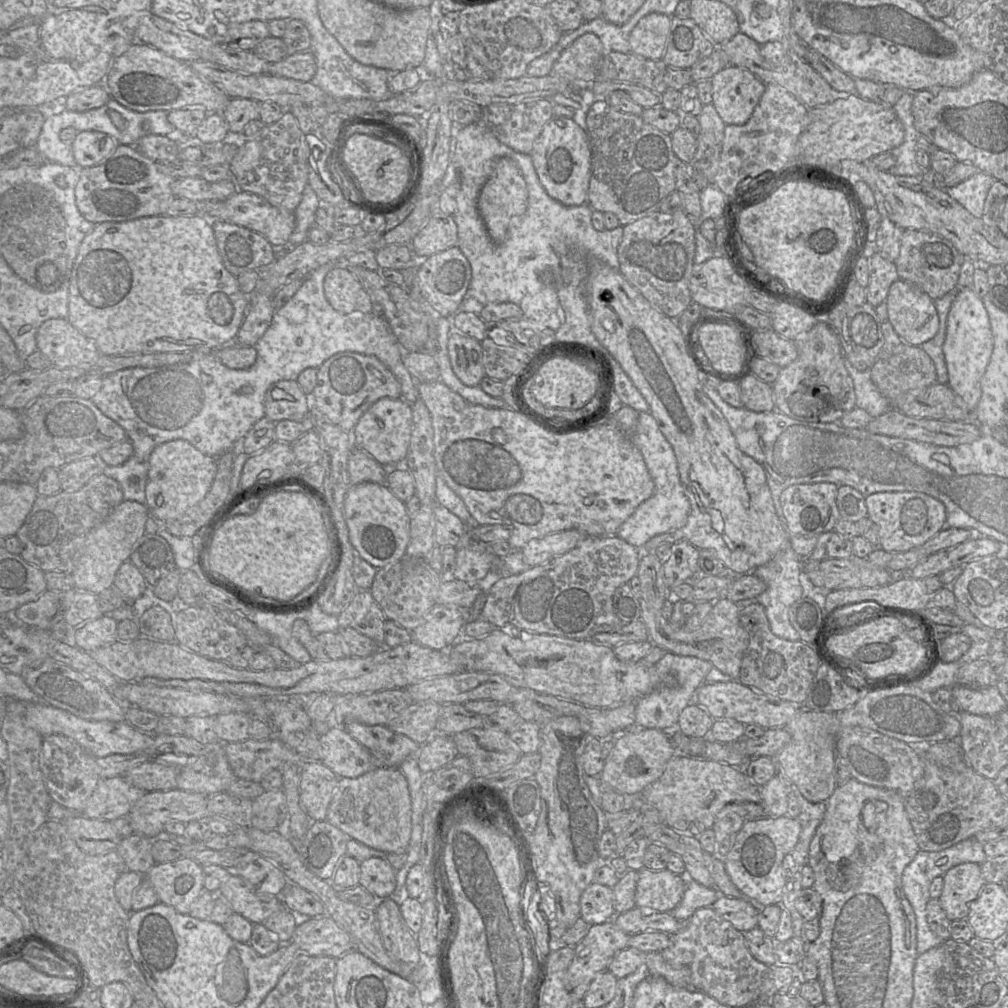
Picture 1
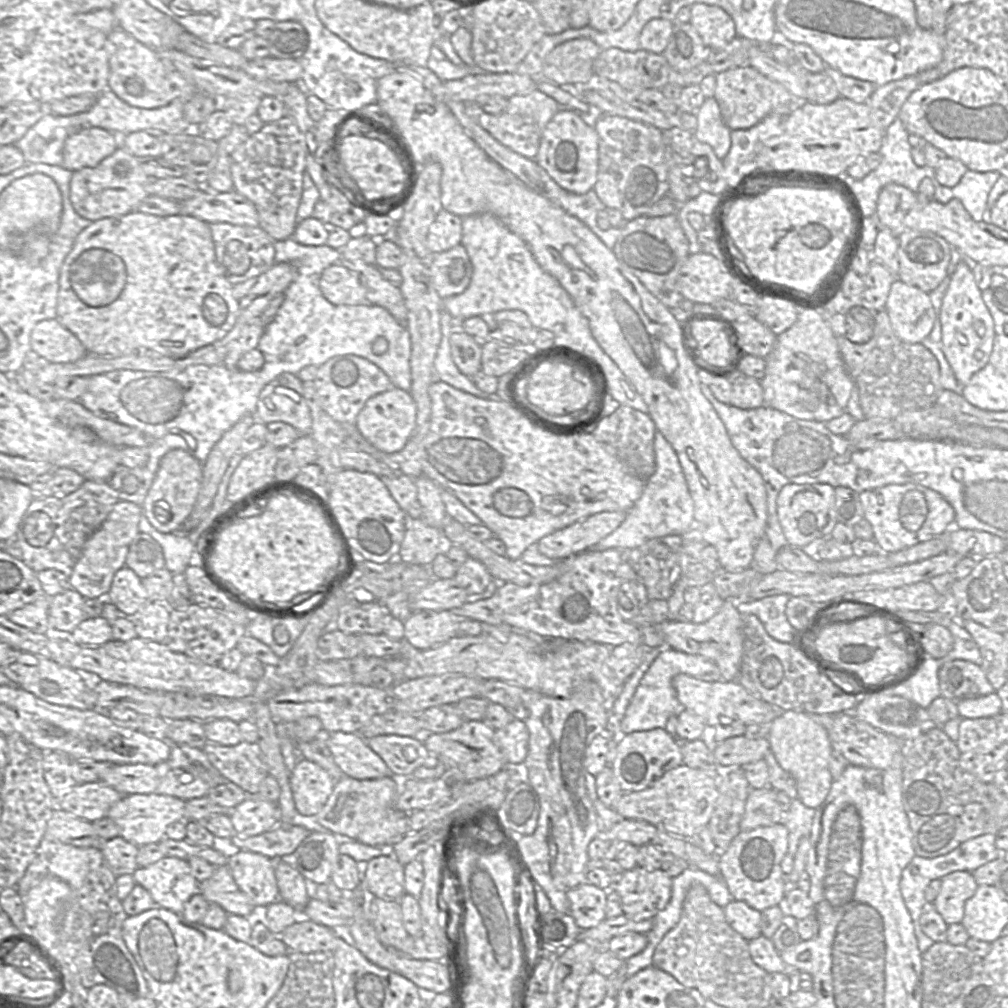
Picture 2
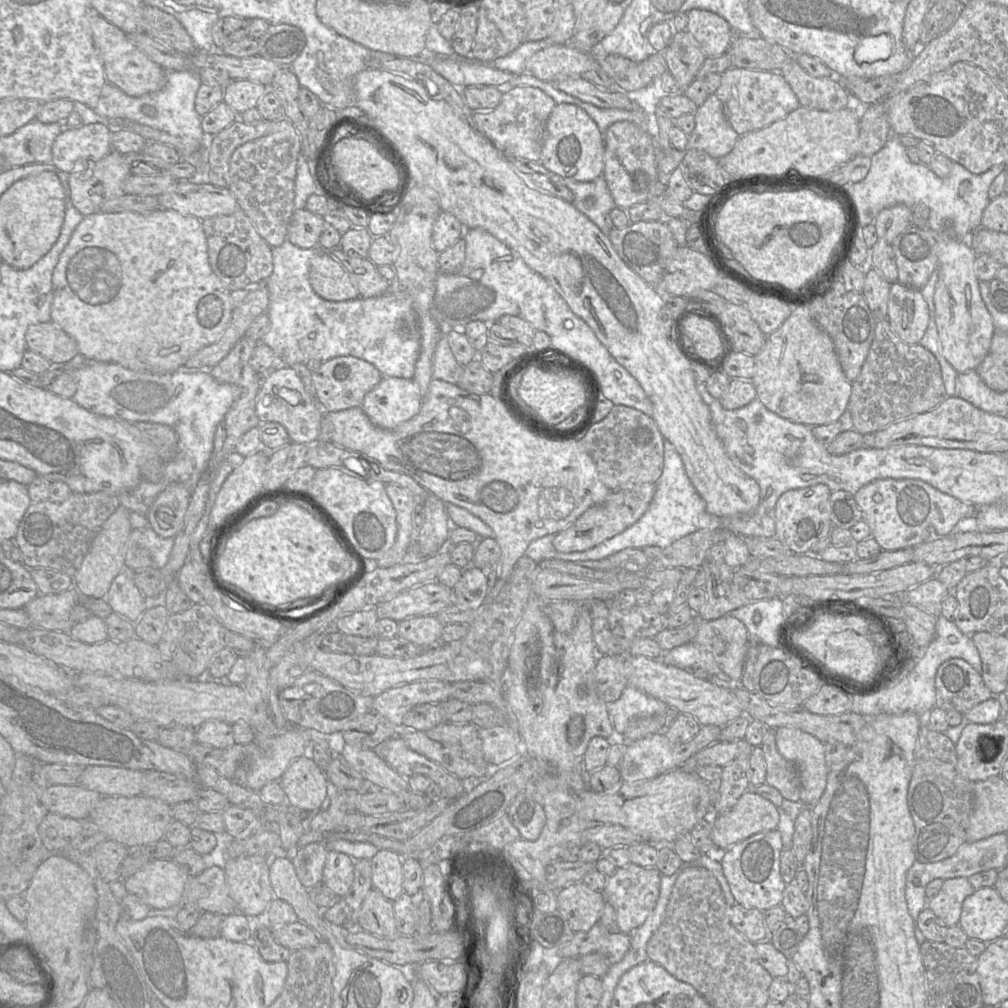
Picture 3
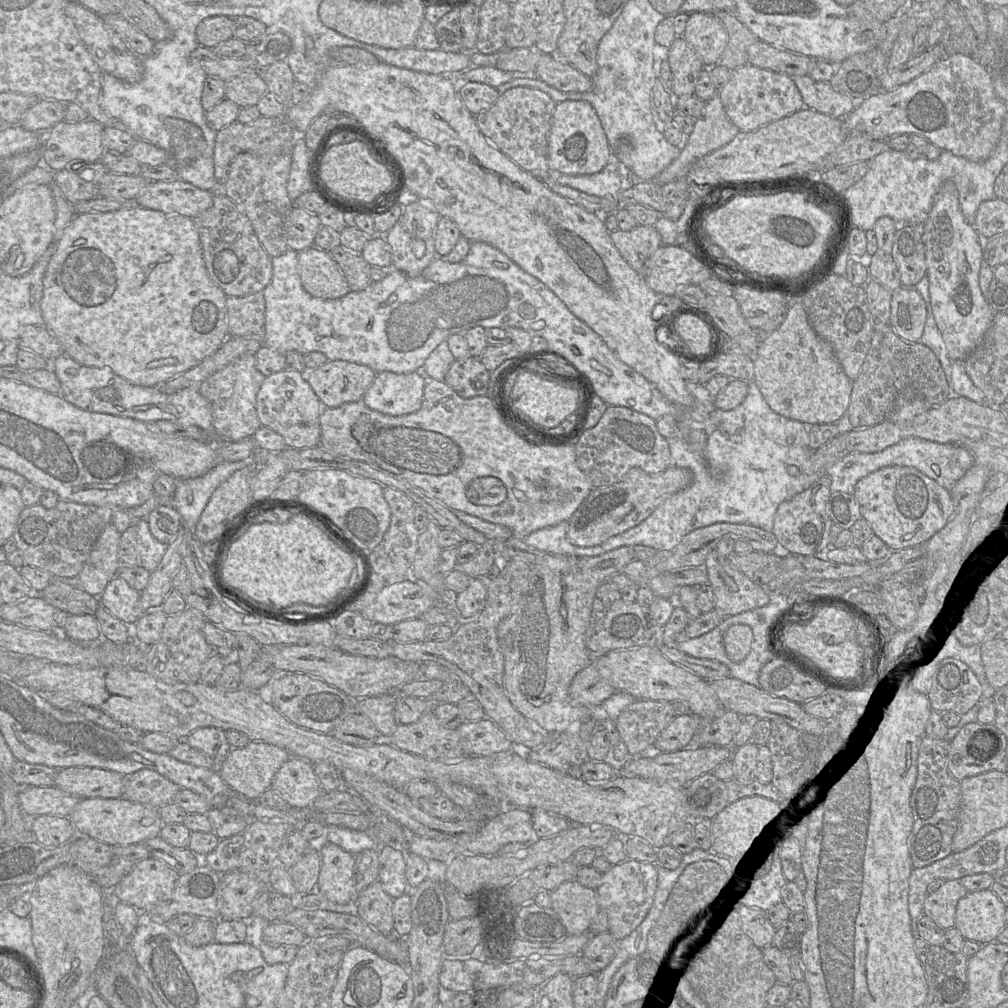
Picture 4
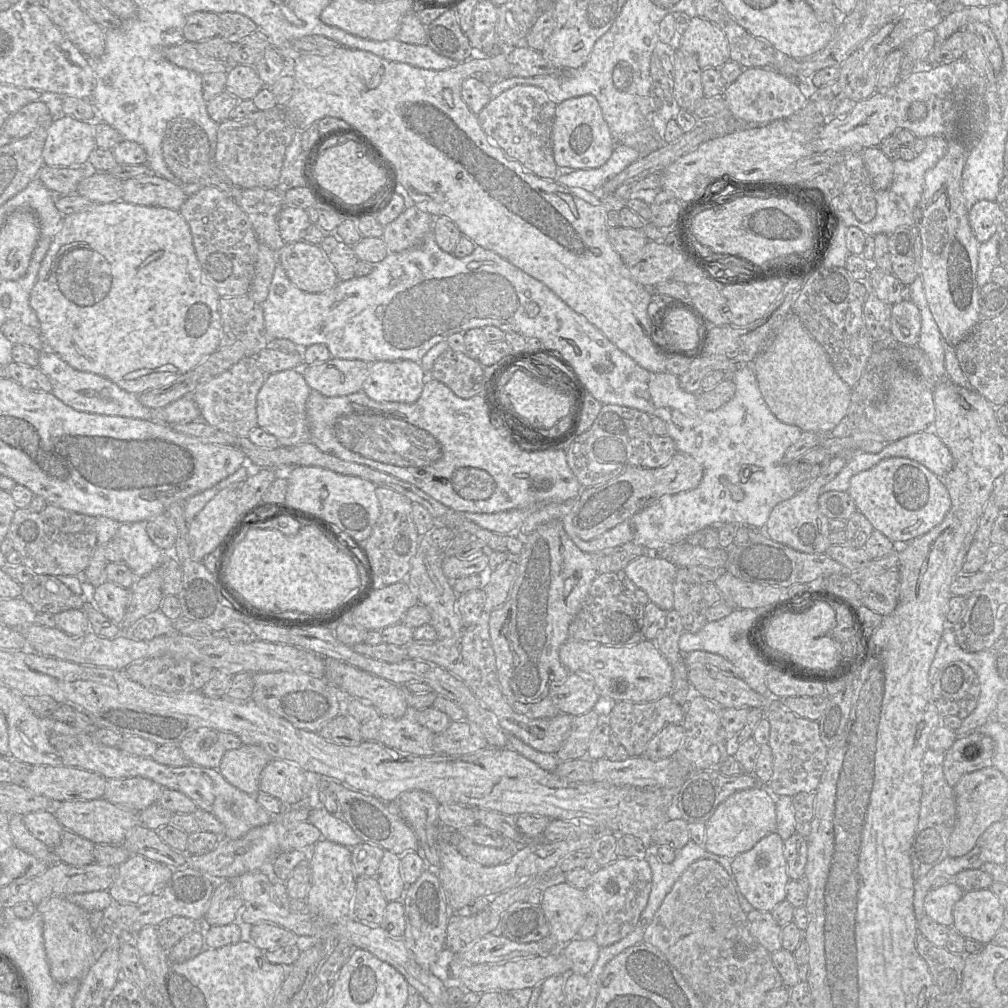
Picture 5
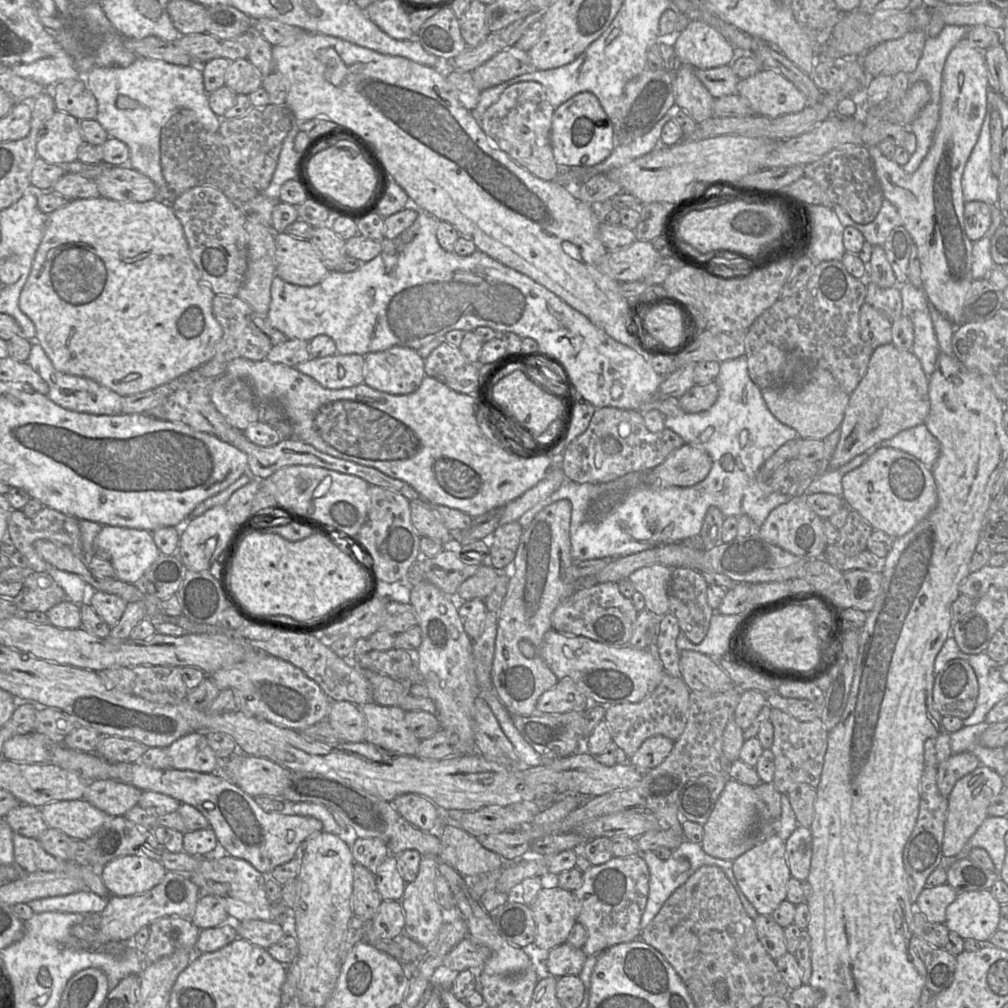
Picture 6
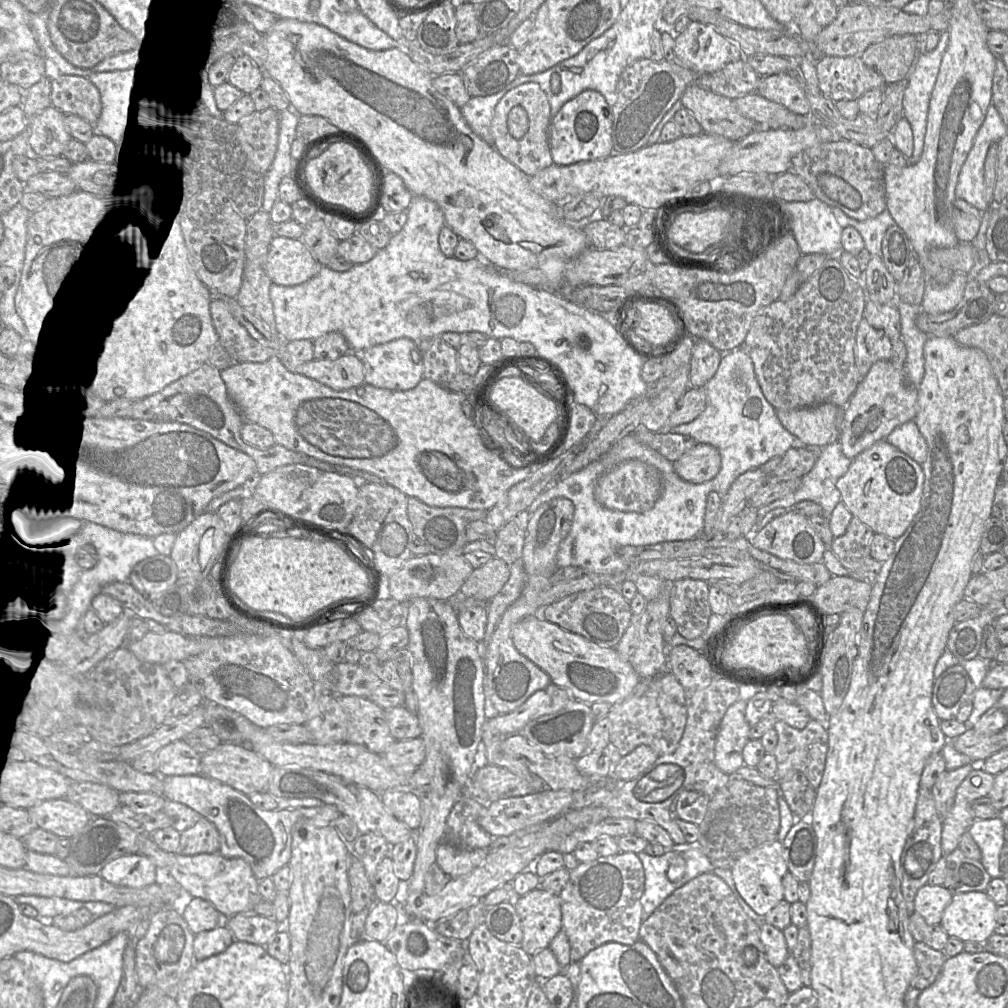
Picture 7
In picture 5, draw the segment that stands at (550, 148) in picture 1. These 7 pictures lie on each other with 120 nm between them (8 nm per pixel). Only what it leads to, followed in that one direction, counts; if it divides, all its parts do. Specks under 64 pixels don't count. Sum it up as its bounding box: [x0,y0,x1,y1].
[552,95,614,170]

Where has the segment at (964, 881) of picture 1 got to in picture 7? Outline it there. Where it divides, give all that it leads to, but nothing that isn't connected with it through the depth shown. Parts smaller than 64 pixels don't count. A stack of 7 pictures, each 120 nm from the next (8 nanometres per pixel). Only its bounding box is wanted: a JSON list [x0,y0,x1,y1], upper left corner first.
[914,885,953,925]

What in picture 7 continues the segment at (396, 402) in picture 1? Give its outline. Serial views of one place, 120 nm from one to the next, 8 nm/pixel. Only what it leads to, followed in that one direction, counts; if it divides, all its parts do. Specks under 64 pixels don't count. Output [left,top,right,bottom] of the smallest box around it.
[362,338,424,391]

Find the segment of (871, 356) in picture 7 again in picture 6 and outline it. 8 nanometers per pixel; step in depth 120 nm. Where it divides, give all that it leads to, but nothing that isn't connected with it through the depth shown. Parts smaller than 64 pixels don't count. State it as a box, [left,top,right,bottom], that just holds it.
[859,302,892,349]

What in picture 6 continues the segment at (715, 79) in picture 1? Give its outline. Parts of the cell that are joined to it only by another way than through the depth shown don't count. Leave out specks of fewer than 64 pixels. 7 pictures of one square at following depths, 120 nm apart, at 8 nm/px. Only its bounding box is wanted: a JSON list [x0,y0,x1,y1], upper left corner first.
[735,69,807,118]

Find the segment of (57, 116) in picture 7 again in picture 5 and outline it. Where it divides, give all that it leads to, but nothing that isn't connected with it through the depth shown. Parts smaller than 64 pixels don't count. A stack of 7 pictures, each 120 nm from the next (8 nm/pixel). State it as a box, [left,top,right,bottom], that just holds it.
[43,115,97,167]

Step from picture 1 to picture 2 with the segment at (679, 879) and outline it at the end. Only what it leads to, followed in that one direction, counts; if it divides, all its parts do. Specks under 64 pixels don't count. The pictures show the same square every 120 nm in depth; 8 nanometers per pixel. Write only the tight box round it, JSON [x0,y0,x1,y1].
[609,866,672,922]

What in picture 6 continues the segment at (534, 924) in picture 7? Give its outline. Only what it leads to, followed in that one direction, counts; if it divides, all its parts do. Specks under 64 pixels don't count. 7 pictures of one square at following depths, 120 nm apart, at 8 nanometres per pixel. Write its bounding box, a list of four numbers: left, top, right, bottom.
[529,886,577,949]

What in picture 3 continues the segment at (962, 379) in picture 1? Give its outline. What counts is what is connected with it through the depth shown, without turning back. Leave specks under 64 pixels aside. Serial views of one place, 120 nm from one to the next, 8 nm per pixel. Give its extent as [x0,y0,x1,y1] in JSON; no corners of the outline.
[934,234,995,373]

